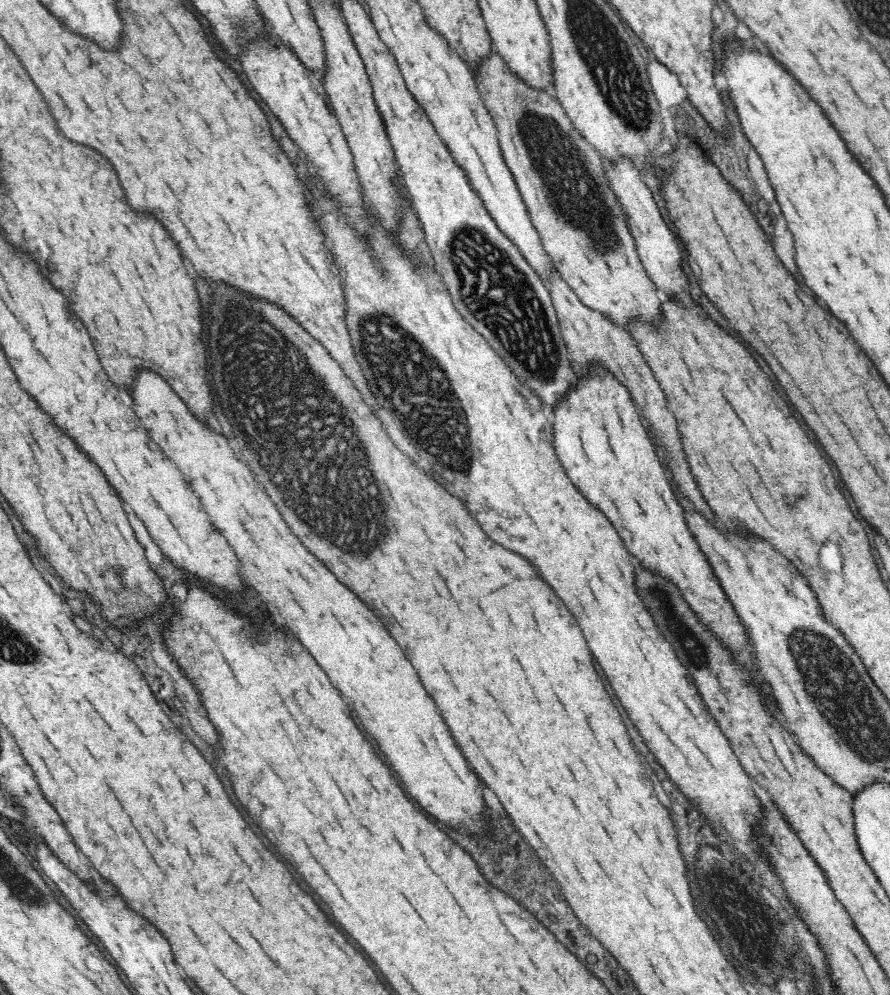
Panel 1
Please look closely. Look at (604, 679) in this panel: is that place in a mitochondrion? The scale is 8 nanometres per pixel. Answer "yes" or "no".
no

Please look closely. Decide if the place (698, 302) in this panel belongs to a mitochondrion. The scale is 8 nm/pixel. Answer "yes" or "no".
no

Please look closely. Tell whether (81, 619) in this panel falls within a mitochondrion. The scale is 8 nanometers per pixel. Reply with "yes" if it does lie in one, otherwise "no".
no

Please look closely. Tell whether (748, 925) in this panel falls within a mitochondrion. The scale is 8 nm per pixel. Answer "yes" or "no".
yes

